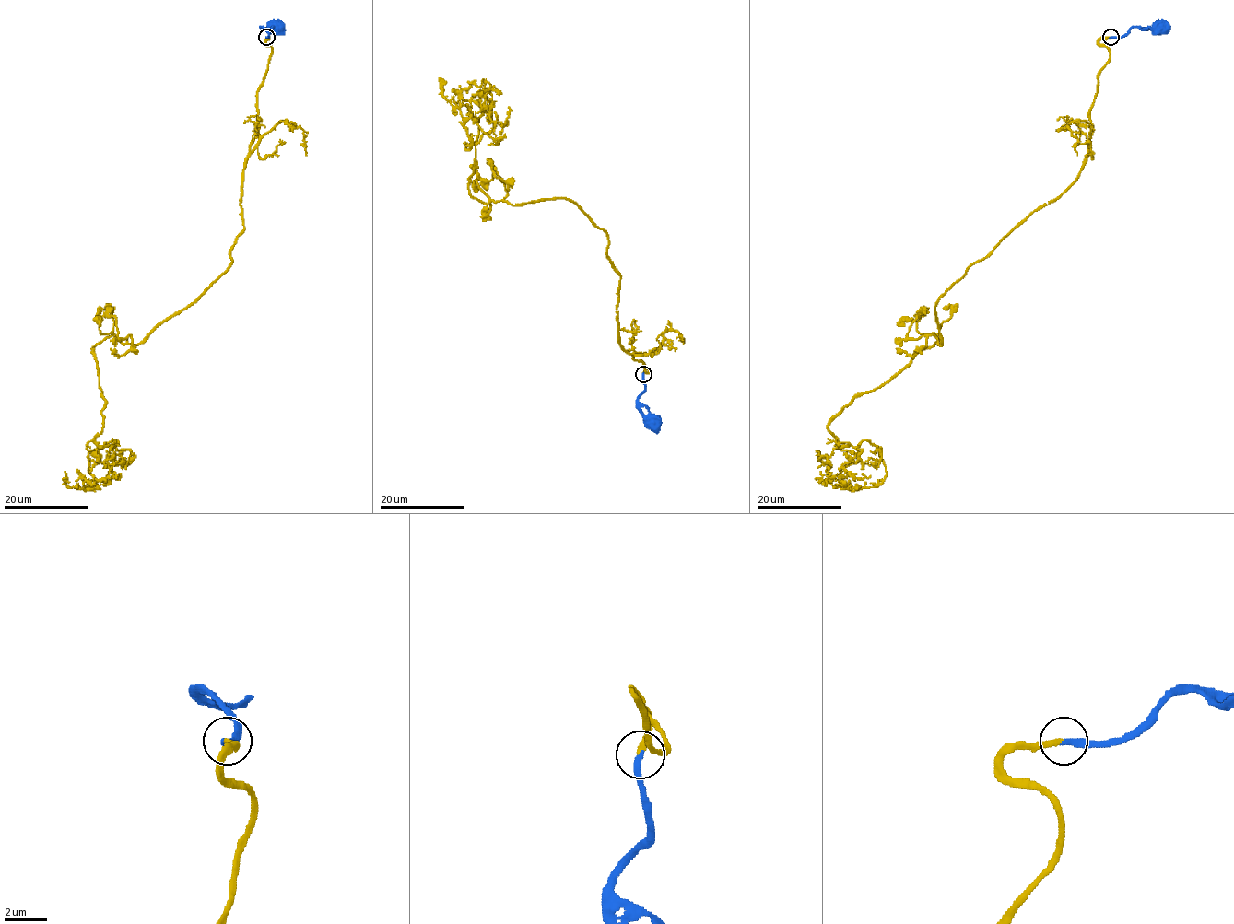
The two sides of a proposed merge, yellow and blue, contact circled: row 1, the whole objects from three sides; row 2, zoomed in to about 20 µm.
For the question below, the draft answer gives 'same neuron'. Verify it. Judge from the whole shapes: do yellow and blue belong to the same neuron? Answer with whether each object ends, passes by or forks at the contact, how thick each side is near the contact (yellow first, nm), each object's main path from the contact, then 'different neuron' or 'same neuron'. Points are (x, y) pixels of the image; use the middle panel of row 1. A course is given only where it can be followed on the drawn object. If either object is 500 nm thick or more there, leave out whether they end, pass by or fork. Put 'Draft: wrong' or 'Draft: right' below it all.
yellow ends there; blue ends there; 240 nm thick on the yellow side, 280 nm on the other; yellow runs (643, 373), (620, 345), (608, 236), (566, 198), (469, 194), (479, 90), (493, 123), (466, 149), (440, 83); blue runs (643, 373), (644, 391), (640, 397), (640, 411), (650, 424), (653, 421); same neuron
Draft: right

